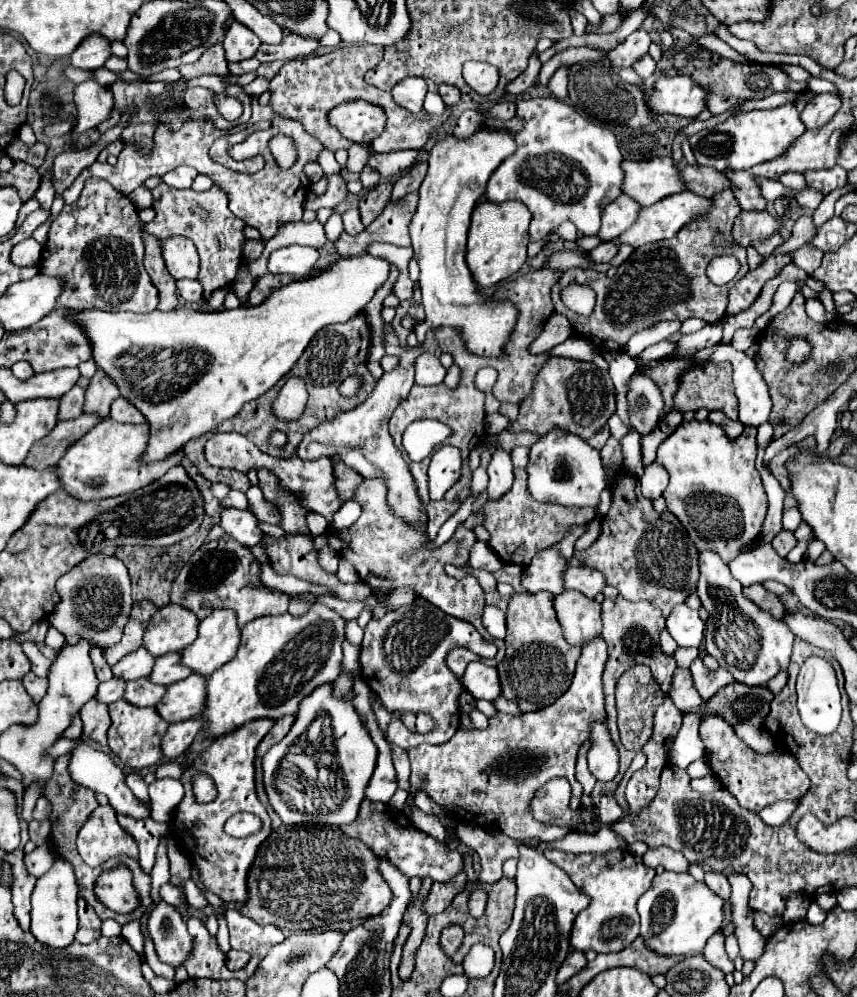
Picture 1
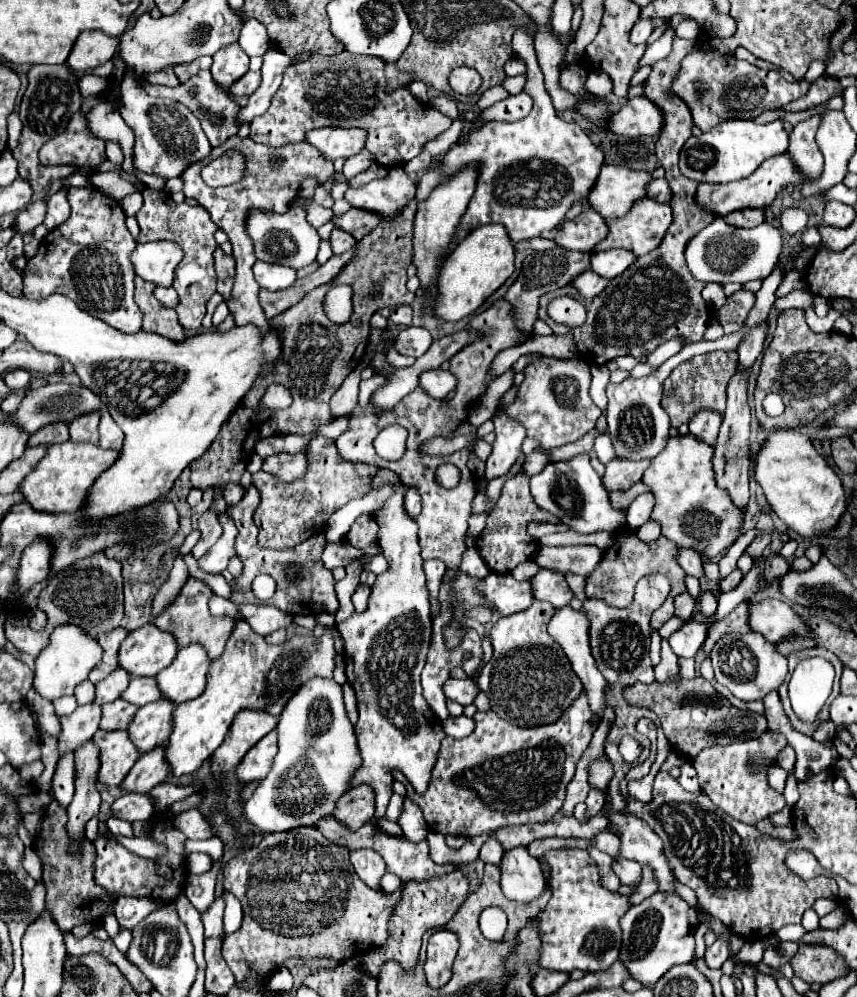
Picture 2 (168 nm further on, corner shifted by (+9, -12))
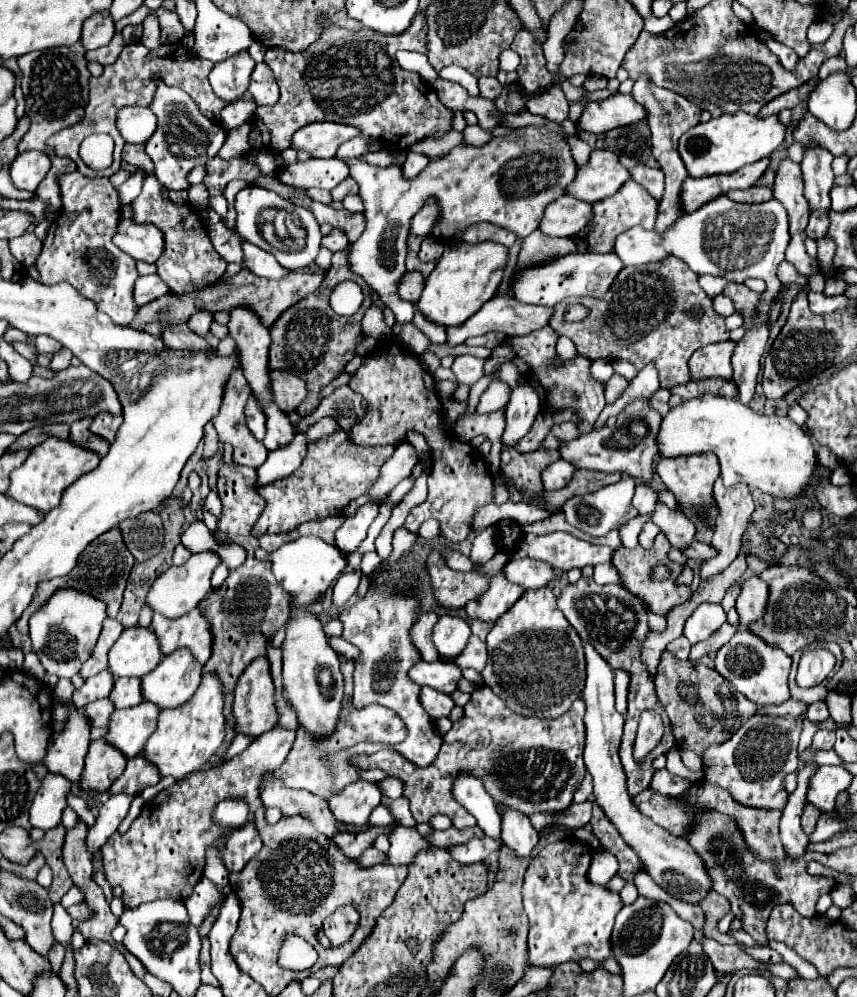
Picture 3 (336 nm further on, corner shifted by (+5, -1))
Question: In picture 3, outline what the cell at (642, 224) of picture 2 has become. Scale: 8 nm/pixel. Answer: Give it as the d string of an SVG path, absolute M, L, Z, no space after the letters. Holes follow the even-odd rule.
M628 181L616 195L594 203L594 219L586 227L588 249L592 253L610 253L612 247L614 247L614 239L620 233L624 233L624 231L628 231L636 225L642 225L644 229L654 229L656 215L658 215L658 205L660 203L654 201L654 197L650 197L650 193L646 193L646 189L642 189L636 181Z

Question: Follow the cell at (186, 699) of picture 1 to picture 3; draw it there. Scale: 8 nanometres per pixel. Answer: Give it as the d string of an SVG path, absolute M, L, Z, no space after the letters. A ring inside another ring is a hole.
M142 701L130 709L118 709L110 717L106 739L118 747L128 759L142 753L142 745L158 725L158 705Z

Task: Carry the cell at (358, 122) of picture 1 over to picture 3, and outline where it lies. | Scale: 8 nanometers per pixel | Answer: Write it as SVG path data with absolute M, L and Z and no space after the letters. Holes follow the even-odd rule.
M310 123L294 133L292 147L304 149L312 157L318 159L330 159L334 157L336 149L350 141L352 137L360 135L358 129L350 125L338 125L338 123Z

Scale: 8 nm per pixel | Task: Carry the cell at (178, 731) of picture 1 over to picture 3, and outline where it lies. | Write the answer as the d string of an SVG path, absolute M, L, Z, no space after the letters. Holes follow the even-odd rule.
M138 755L134 759L128 759L124 773L112 783L110 793L124 791L130 795L140 795L146 787L152 787L158 781L158 769L154 769L154 765L146 765L146 761L142 761L142 755Z

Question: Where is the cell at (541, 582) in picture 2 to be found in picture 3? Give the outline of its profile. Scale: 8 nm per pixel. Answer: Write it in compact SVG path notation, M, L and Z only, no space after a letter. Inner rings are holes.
M528 557L508 561L504 573L512 583L522 585L524 589L542 589L556 579L554 569L550 569L550 565L546 565L544 561L530 561Z

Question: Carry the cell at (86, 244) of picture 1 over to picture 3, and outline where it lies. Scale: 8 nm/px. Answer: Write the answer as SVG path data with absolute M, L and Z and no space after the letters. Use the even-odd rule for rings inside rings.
M74 171L60 177L62 213L50 225L42 251L36 259L40 283L54 285L68 281L84 297L92 299L102 313L106 313L118 325L130 325L136 317L138 305L134 305L134 281L138 279L136 261L122 253L112 241L120 221L120 197L106 177L84 177Z

